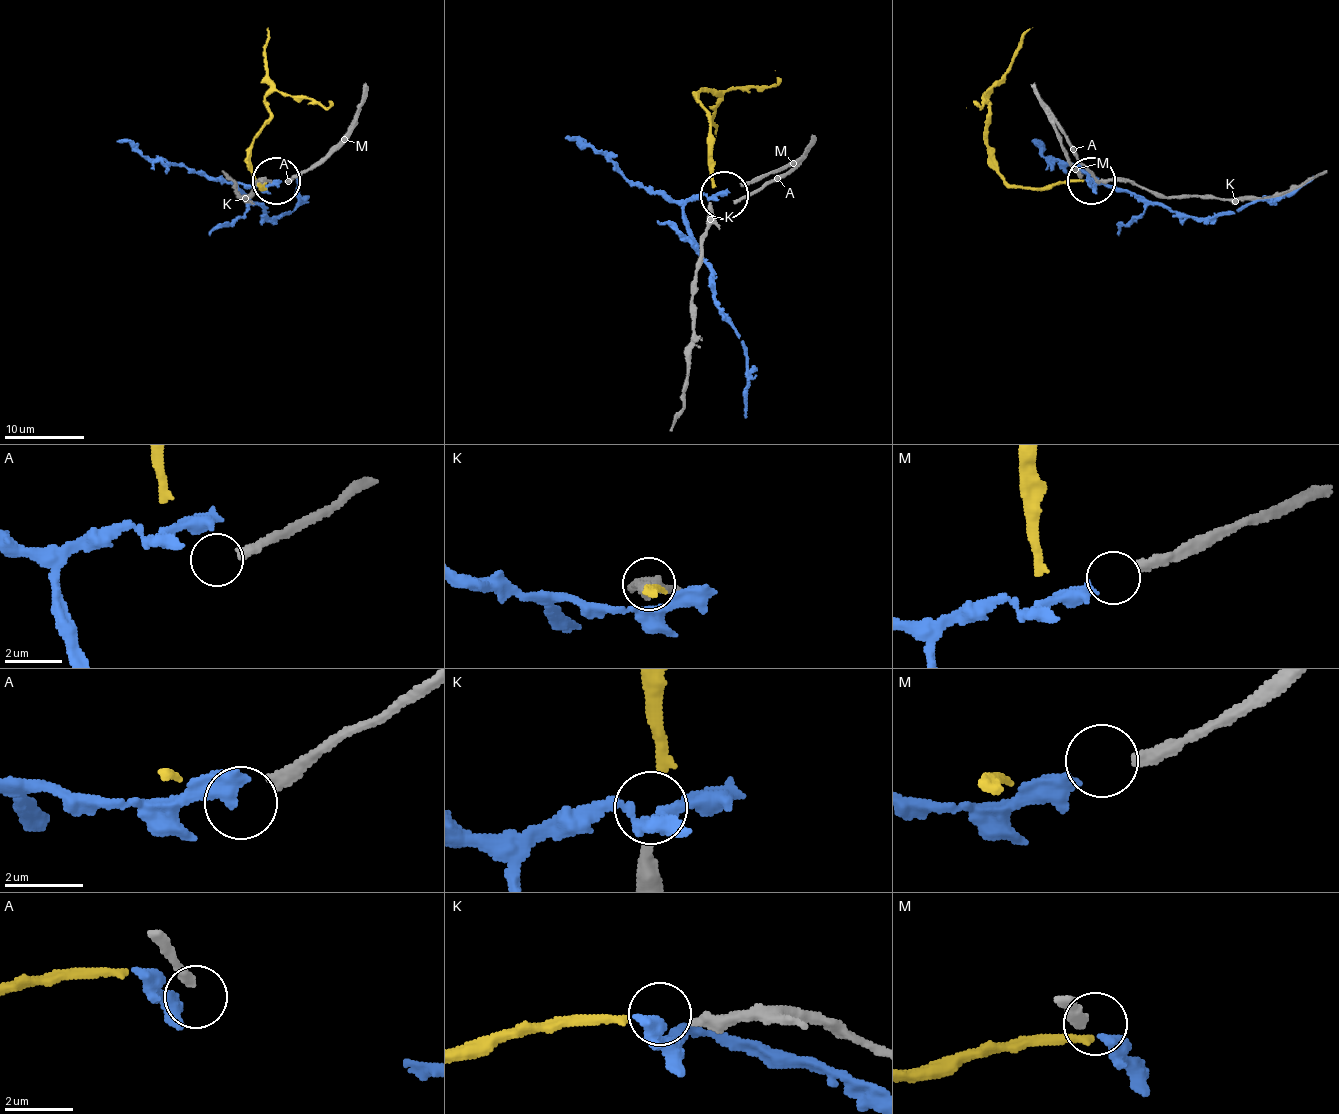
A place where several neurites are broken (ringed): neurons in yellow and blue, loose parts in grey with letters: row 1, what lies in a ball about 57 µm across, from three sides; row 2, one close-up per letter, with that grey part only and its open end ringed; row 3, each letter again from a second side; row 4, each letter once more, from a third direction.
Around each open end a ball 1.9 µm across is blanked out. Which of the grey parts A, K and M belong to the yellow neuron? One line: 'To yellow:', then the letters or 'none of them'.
To yellow: none of them

